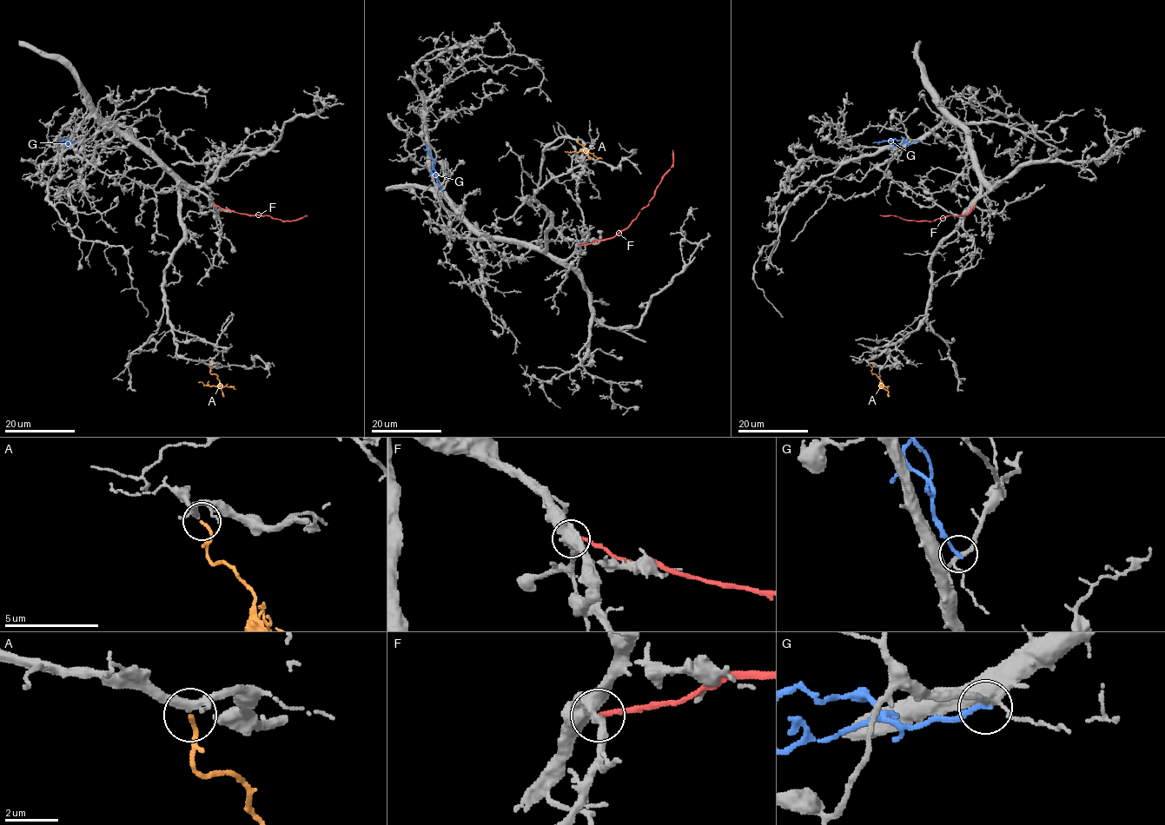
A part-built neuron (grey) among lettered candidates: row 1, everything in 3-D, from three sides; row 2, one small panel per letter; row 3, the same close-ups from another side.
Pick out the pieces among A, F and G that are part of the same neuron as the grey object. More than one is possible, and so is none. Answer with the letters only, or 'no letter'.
A

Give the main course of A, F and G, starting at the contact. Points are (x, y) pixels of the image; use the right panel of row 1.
A: (870, 366), (871, 372), (882, 386), (881, 382)
F: (976, 205), (966, 214), (947, 215), (934, 221), (911, 221), (894, 215), (879, 215)
G: (919, 141), (907, 143), (890, 139), (872, 142)

